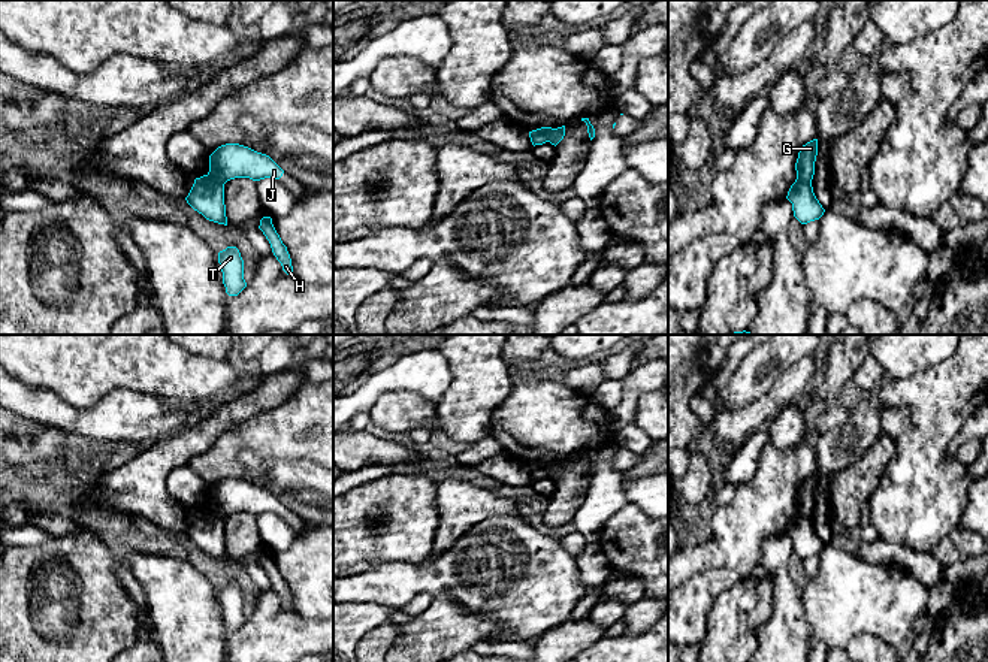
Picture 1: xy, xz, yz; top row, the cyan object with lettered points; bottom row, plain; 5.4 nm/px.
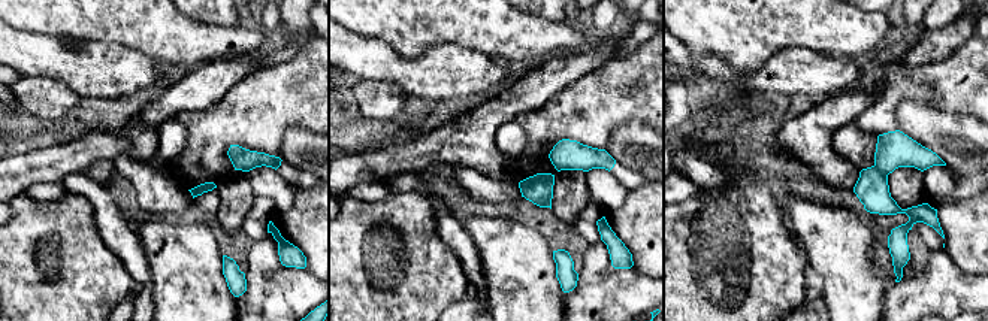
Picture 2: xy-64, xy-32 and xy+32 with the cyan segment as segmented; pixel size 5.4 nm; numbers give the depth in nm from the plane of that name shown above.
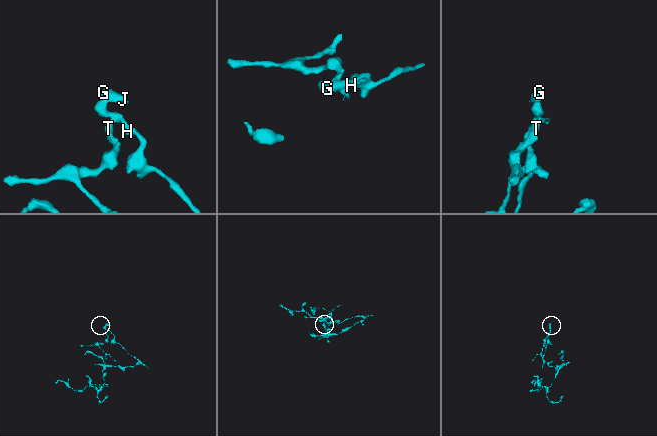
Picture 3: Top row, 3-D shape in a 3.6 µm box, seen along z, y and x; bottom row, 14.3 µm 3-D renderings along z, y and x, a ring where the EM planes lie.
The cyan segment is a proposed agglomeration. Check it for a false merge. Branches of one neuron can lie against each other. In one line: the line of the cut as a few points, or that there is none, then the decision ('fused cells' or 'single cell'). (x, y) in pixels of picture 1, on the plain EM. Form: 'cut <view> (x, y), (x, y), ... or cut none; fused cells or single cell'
cut xy (208, 508), (223, 519); fused cells

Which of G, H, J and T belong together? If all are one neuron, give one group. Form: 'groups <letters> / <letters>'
groups G J / H T

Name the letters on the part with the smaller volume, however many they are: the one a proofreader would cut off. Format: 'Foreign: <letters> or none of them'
Foreign: G, J

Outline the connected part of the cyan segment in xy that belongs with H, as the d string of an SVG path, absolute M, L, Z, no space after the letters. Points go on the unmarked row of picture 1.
M263 551L260 554L259 563L263 566L266 574L269 575L272 587L277 592L277 595L281 598L282 605L287 610L293 610L293 601L291 601L290 589L287 586L287 581L282 578L280 569L277 568L277 565L272 559L272 553L271 551Z

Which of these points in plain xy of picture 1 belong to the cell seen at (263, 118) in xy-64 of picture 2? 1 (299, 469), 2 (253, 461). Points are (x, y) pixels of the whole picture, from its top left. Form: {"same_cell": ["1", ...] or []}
{"same_cell": []}

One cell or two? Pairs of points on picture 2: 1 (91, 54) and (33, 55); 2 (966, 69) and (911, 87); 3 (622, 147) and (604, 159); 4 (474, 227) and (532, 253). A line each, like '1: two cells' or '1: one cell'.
1: one cell
2: one cell
3: two cells
4: one cell

